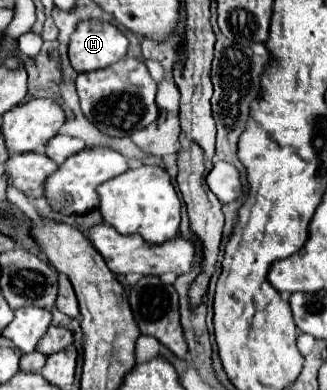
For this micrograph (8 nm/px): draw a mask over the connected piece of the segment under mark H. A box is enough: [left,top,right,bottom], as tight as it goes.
[68,19,128,71]

